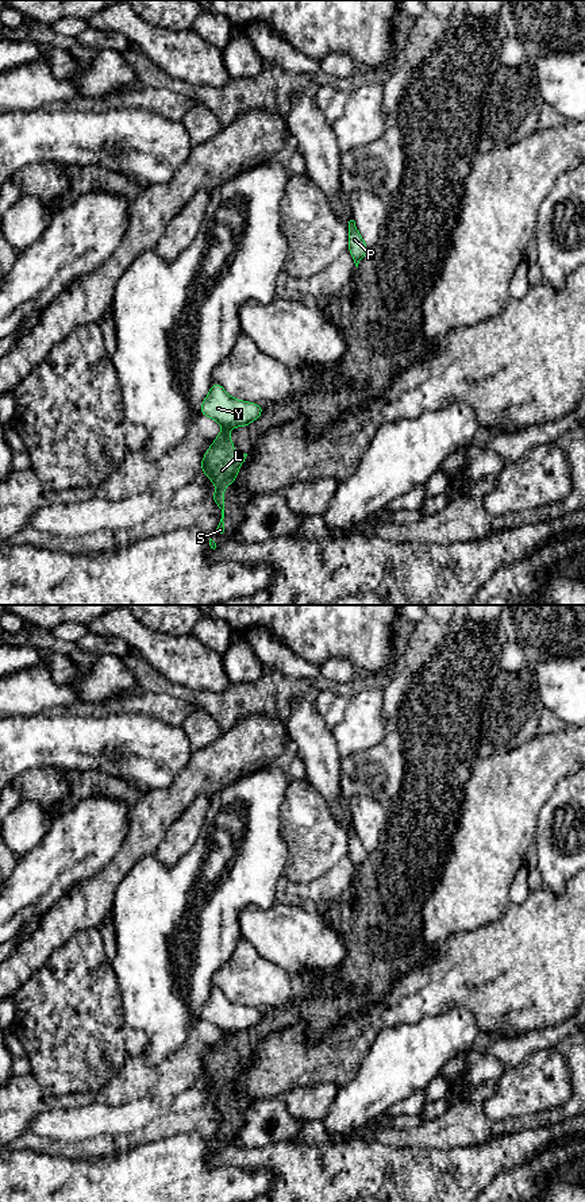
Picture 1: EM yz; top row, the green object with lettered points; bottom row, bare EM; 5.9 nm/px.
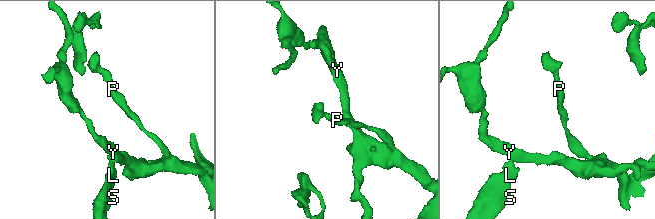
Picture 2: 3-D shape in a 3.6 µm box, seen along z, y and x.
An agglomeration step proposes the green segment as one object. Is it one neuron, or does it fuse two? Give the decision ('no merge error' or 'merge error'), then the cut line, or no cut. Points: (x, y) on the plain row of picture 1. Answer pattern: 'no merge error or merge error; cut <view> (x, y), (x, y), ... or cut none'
merge error; cut yz (223, 1033), (226, 1036)

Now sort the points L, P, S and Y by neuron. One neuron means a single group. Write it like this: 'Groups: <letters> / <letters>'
Groups: L S / P Y

